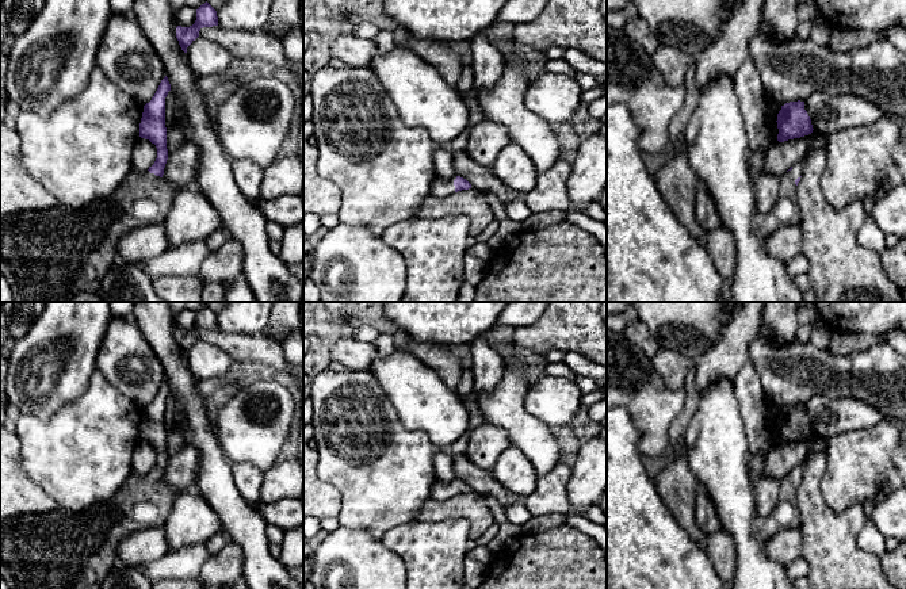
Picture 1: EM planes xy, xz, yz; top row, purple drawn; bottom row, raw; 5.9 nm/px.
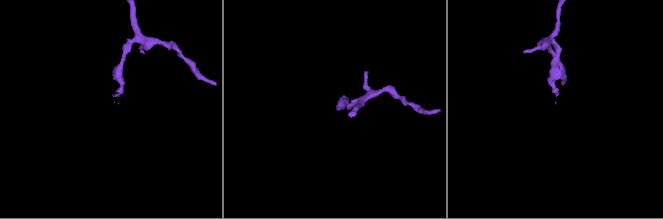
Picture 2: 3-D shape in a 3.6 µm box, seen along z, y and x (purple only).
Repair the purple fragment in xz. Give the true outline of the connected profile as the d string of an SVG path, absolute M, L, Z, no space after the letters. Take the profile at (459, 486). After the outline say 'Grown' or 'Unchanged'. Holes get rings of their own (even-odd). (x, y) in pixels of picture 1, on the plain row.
M435 478L431 487L431 496L436 501L444 501L450 497L469 492L471 492L471 487L460 479L454 479L448 483L443 483L437 478Z. Grown

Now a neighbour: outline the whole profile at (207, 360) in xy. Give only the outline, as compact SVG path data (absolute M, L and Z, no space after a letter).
M203 340L192 344L186 357L200 380L222 379L233 363L233 357L225 349Z

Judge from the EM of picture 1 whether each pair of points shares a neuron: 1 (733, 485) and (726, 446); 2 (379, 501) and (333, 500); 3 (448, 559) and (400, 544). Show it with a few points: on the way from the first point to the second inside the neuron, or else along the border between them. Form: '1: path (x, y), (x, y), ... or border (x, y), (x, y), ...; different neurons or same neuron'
1: path (726, 475), (726, 455); same neuron
2: border (320, 477), (340, 493), (341, 508), (337, 516); different neurons
3: path (436, 557), (420, 544), (412, 544); same neuron

